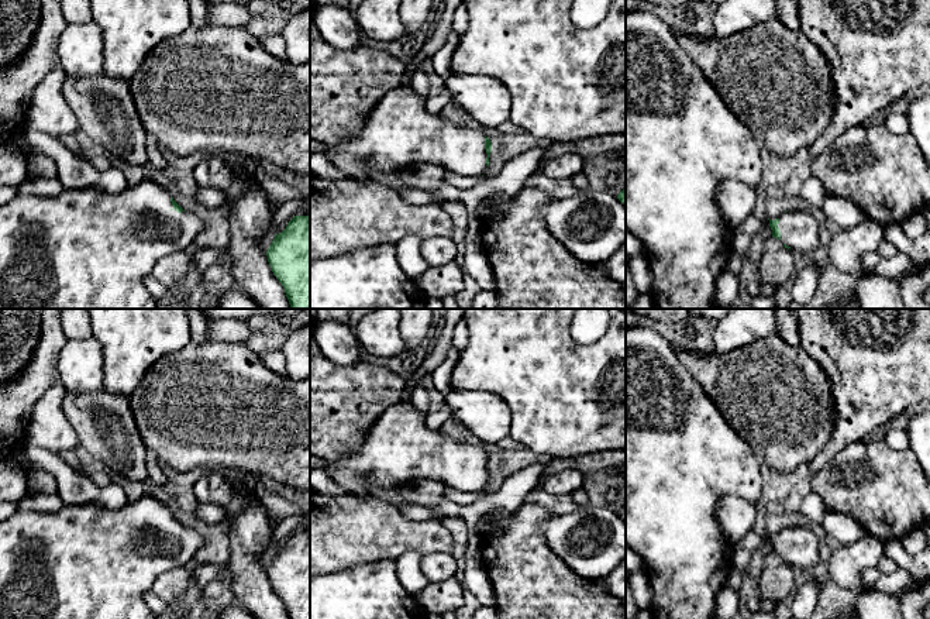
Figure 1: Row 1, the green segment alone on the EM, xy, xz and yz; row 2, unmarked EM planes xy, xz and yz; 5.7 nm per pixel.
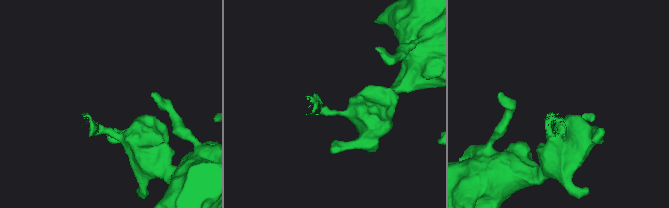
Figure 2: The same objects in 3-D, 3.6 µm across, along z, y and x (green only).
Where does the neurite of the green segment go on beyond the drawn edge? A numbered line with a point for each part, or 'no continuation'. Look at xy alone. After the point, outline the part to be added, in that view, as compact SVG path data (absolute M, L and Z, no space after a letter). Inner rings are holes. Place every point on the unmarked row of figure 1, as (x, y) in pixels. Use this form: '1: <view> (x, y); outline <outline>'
1: xy (86, 561); outline M147 495L121 509L106 509L97 503L79 506L63 505L55 513L17 510L0 522L0 619L156 619L144 601L144 594L152 589L154 581L162 574L185 564L194 557L203 544L203 537L192 527L178 529L172 522L172 510Z

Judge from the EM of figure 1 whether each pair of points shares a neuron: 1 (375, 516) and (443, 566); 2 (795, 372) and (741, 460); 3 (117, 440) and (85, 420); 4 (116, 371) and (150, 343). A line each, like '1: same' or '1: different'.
1: different
2: different
3: same
4: same

